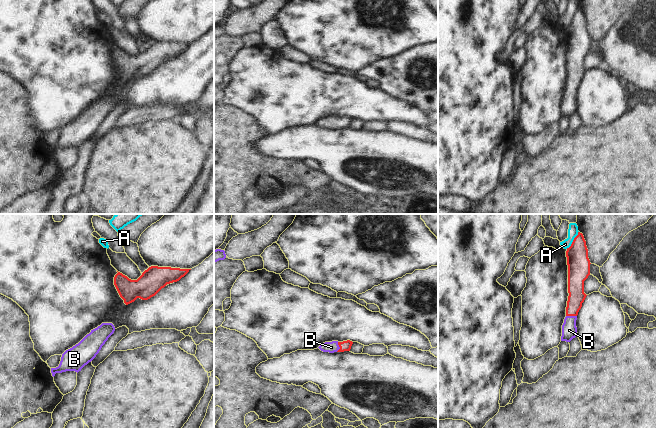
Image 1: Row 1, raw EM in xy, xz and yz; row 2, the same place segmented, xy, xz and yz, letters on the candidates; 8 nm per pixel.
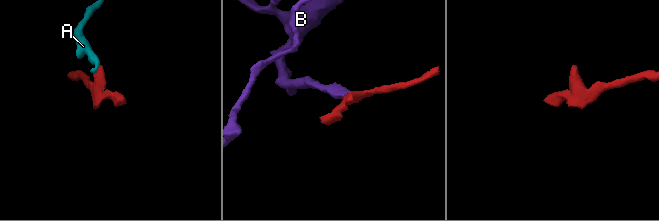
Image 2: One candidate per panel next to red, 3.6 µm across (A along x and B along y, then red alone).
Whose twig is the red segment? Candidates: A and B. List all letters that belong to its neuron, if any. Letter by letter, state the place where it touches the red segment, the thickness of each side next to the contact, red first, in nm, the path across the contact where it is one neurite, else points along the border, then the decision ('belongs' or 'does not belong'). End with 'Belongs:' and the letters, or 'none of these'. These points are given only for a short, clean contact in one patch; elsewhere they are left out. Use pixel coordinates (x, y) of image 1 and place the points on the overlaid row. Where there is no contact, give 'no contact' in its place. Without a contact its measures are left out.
A: contact yz (573, 240); calibres 180 and 80 nm; border yz (578, 231), (572, 243), (566, 248); does not belong
B: contact yz (571, 315); calibres 130 and 130 nm; way yz (576, 297), (571, 315), (569, 330); belongs
Belongs: B

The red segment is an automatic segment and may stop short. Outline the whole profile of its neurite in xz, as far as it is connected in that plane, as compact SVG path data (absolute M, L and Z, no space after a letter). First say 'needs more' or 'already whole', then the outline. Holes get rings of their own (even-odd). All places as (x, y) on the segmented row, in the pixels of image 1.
needs more; M350 340L338 342L338 341L332 341L332 342L325 342L321 344L318 348L323 352L344 352L344 351L350 351L351 346L353 342Z

